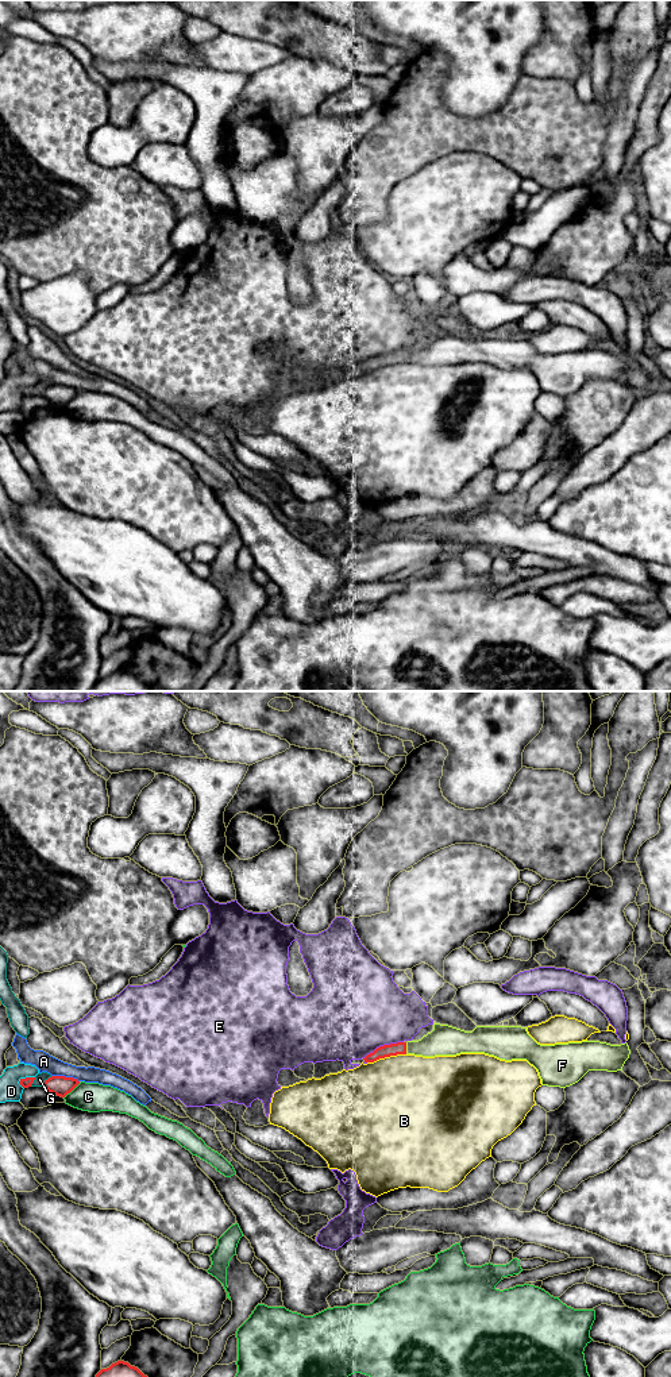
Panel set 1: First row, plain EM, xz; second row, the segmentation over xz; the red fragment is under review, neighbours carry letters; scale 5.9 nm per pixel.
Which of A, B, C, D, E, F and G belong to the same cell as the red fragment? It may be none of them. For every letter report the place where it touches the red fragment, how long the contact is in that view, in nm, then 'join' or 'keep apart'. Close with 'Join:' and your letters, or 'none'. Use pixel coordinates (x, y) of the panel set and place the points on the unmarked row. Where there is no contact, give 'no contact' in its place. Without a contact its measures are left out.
A: xz (64, 385) | 170 nm | keep apart
B: xz (386, 365) | 240 nm | keep apart
C: xz (72, 398) | 140 nm | keep apart
D: xz (26, 386) | 110 nm | keep apart
E: xz (384, 354) | 260 nm | keep apart
F: xz (405, 357) | 70 nm | join
G: xz (46, 389) | 90 nm | keep apart
Join: F

